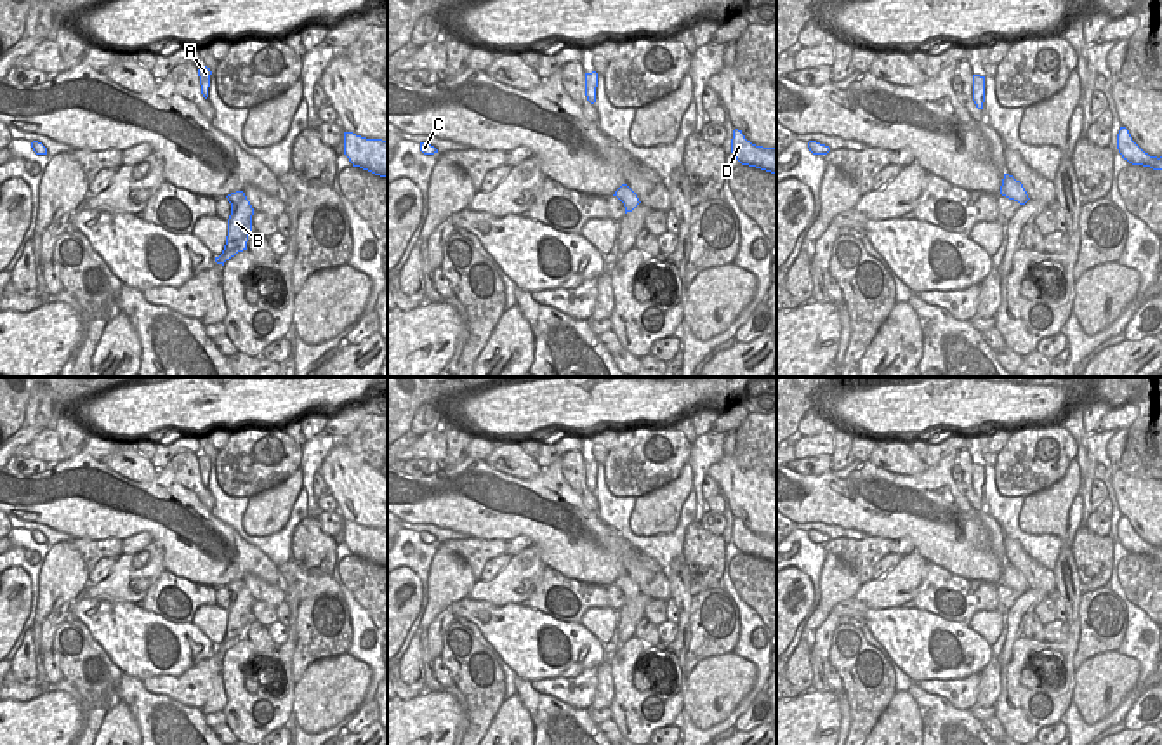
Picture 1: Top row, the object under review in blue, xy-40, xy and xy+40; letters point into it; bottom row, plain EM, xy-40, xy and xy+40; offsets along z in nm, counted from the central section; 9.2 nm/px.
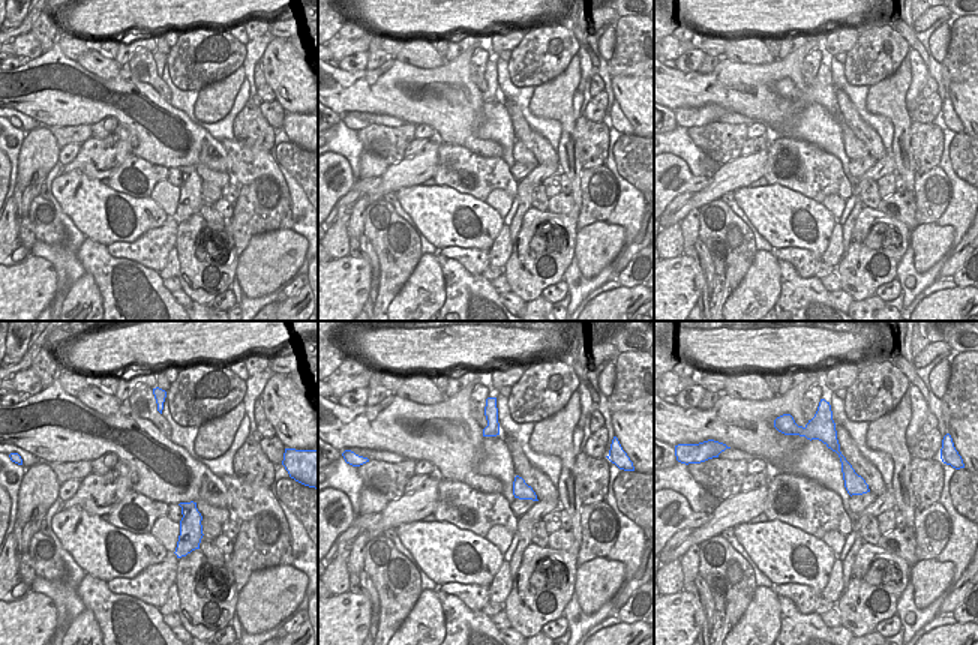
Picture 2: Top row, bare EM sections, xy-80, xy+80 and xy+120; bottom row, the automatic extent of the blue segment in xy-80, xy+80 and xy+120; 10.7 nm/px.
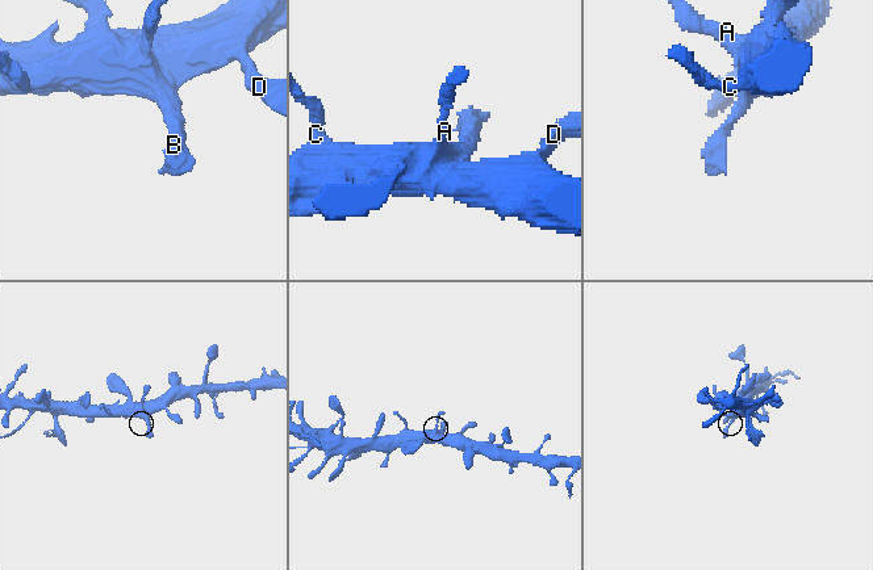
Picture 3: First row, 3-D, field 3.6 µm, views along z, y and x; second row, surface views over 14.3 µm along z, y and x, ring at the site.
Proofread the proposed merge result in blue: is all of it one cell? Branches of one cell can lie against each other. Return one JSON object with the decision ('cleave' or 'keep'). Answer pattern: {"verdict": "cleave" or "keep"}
{"verdict": "keep"}

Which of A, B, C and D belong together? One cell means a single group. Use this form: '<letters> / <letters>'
A B C D

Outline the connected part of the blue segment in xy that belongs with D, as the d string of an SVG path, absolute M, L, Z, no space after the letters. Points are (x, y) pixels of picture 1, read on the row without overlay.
M738 518L733 519L731 542L742 554L776 563L776 537L756 535Z

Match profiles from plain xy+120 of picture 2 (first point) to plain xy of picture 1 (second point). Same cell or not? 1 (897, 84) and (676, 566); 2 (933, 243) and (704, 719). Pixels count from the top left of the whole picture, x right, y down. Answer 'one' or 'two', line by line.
1: one
2: one

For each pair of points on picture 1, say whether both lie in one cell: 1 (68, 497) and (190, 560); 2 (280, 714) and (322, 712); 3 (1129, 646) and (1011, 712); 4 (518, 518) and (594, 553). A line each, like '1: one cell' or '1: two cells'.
1: one cell
2: two cells
3: two cells
4: one cell

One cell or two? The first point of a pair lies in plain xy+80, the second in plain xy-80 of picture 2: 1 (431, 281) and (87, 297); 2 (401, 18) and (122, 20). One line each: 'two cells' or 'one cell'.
1: one cell
2: one cell

